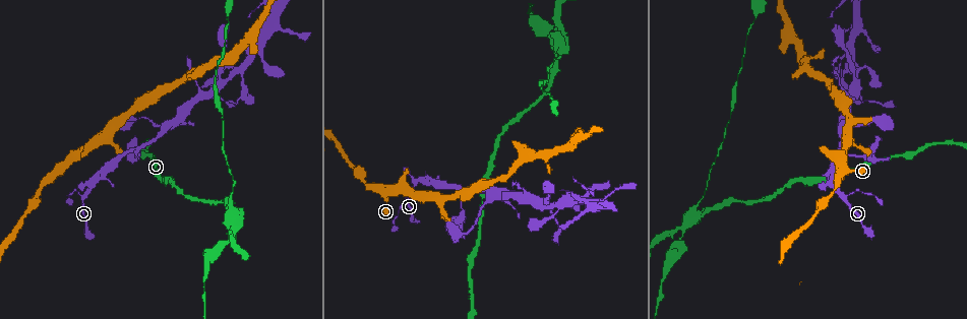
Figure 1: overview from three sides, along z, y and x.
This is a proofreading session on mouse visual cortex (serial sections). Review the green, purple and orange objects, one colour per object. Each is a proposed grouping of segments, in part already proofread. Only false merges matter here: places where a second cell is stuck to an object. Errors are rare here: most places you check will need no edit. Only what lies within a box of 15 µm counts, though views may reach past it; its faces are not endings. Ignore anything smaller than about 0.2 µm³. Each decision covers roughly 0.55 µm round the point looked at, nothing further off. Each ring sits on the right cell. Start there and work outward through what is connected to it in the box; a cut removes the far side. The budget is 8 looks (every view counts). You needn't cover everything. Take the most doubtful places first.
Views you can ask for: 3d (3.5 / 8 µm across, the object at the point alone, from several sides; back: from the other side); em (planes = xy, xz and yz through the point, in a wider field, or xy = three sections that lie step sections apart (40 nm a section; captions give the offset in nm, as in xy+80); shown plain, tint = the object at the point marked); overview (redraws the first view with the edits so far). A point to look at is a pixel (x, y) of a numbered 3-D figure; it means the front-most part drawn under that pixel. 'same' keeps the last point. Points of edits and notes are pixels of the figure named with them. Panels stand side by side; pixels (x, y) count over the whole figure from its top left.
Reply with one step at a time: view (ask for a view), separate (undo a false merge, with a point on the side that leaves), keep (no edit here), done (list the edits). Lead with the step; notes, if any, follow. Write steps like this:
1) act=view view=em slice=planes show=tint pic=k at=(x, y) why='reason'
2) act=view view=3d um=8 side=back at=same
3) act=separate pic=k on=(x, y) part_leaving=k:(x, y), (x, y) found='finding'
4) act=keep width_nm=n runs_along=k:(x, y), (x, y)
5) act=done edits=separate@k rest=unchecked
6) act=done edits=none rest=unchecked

act=view view=3d um=3.5 pic=1 at=(701, 216) why='sharp bend'

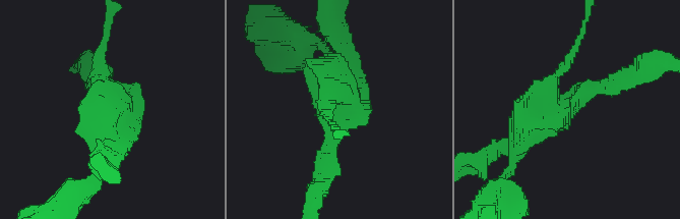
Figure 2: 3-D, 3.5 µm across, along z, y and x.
act=view view=em slice=xy step=2 show=tint pic=2 at=(564, 109) why='need the tissue'

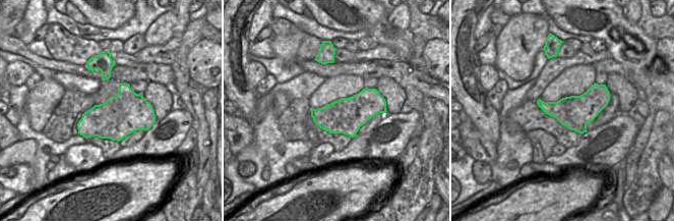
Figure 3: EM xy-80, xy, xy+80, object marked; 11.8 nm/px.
act=separate pic=2 on=(328, 76) part_leaving=2:(344, 104), (327, 52) found='a second cell is stuck on'

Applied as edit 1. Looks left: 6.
act=view view=overview

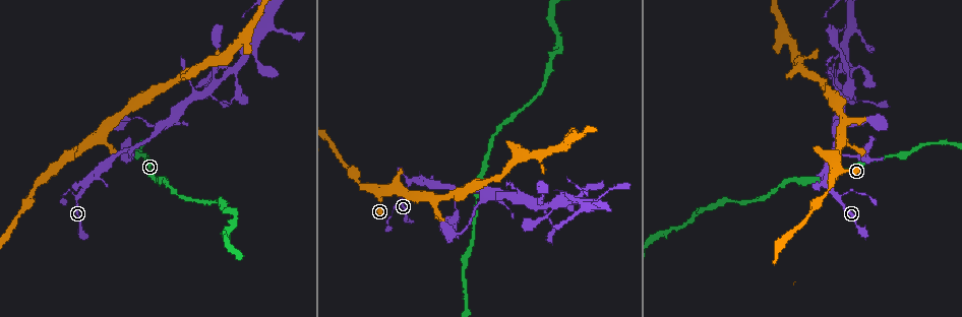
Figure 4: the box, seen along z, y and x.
act=view view=em slice=xy step=3 show=tint pic=4 at=(826, 191) why='thin neck'

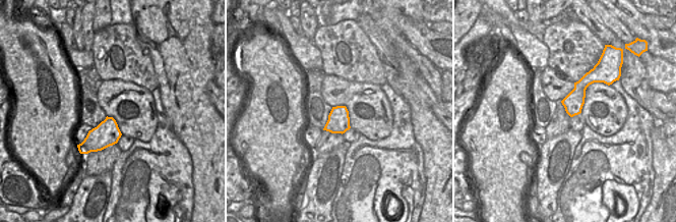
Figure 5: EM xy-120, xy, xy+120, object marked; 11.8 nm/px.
act=view view=3d um=3.5 at=same why='wider look'

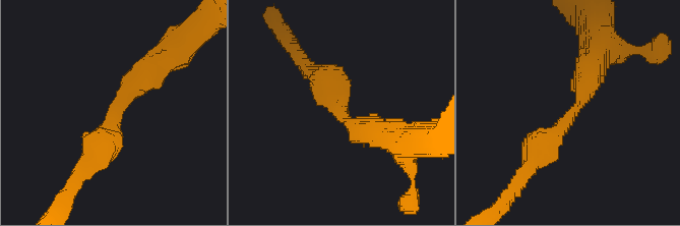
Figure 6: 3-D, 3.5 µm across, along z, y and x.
act=keep runs_along=6:(157, 63), (125, 91), (91, 160) found='continuous, no second cell'

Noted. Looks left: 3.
act=view view=3d um=8 pic=4 at=(414, 179) why='calibre changes'

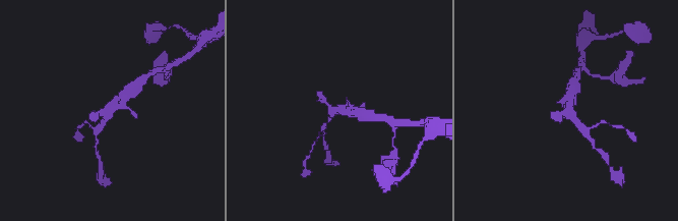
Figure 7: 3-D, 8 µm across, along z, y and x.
act=view view=em slice=xy step=3 show=tint pic=7 at=(567, 107) why='need the tissue'

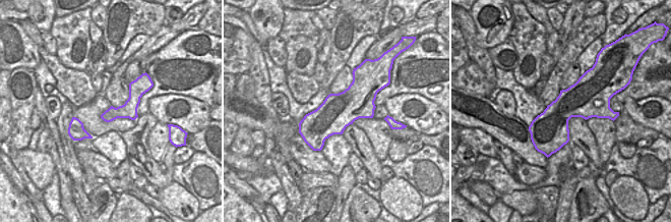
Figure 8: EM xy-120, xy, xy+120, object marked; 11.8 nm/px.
act=keep runs_along=7:(98, 127), (106, 111), (133, 87) found='one cell here'

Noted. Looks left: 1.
act=done edits=separate@2 rest=unchecked

